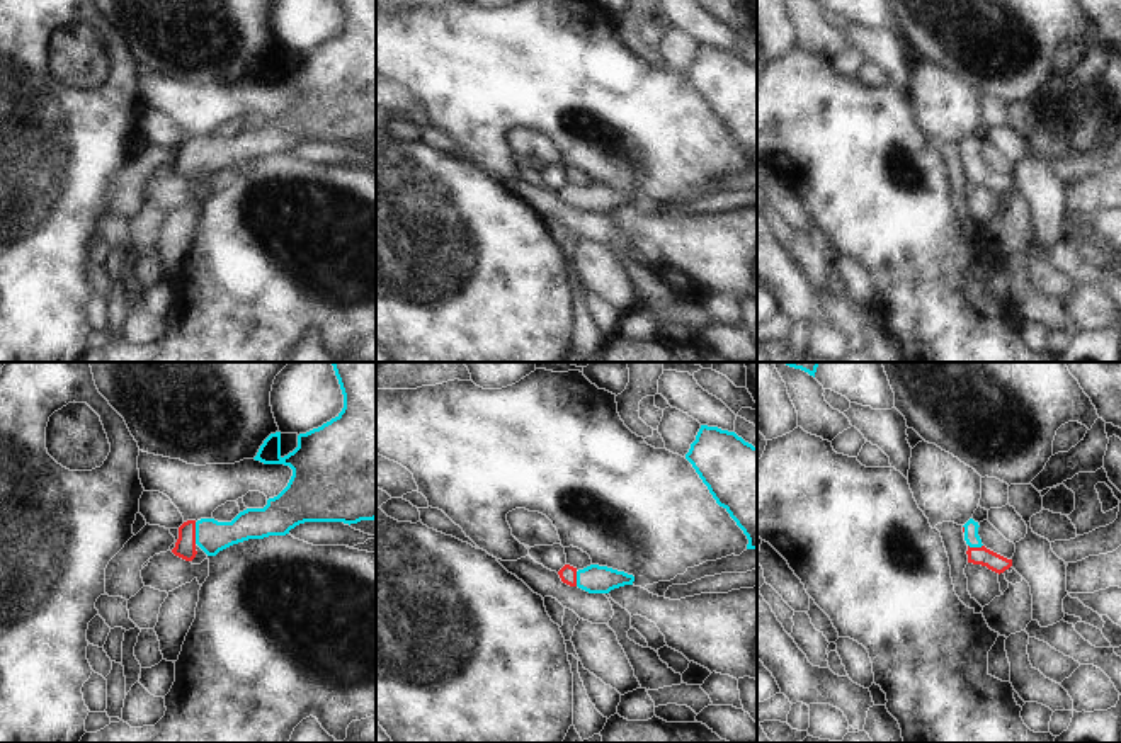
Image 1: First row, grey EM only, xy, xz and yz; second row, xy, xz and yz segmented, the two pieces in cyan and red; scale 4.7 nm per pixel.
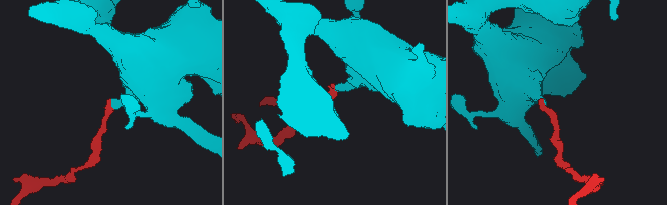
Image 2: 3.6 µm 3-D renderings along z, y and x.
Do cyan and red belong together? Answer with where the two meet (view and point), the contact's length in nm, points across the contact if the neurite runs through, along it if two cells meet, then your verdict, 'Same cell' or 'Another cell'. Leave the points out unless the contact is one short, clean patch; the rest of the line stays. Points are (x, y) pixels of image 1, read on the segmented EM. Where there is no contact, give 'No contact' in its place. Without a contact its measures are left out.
Touches cyan at xy (196, 533). Shared border 100 nm. Path across: xy (211, 536), (196, 533), (184, 548). Same cell.

